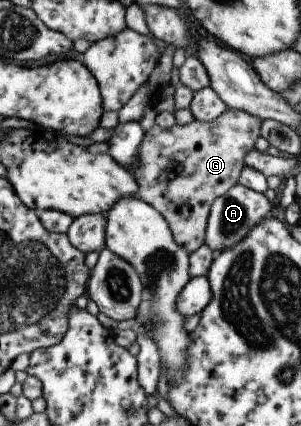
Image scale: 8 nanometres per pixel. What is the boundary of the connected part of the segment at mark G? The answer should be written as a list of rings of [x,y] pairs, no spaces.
[[[226,108],[212,122],[188,118],[182,125],[175,123],[166,129],[155,123],[143,132],[130,173],[138,184],[136,197],[153,207],[165,219],[174,241],[189,254],[205,241],[205,225],[214,199],[237,183],[240,170],[244,166],[244,154],[254,149],[254,140],[259,136],[259,123],[257,117]]]

